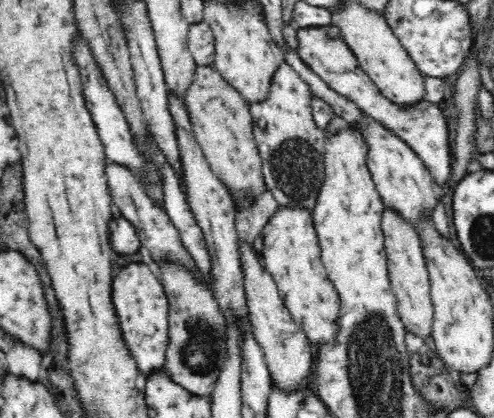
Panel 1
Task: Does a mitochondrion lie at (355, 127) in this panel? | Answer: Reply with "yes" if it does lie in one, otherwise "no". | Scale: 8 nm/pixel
no

